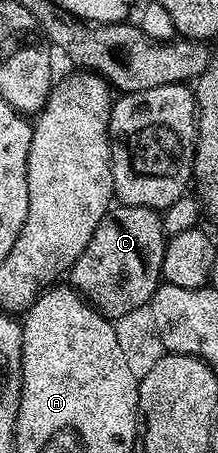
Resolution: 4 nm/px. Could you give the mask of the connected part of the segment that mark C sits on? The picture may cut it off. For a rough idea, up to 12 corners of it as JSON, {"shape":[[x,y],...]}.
{"shape":[[111,205],[68,282],[111,320],[163,281],[162,215]]}

